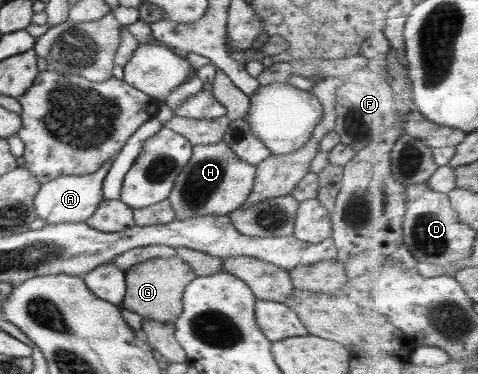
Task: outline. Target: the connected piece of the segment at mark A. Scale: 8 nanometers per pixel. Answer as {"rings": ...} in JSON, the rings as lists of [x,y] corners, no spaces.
{"rings":[[[109,162],[87,175],[59,176],[41,184],[39,191],[33,197],[33,207],[36,215],[47,224],[86,223],[95,213],[98,205],[103,201],[103,181],[109,171]]]}

